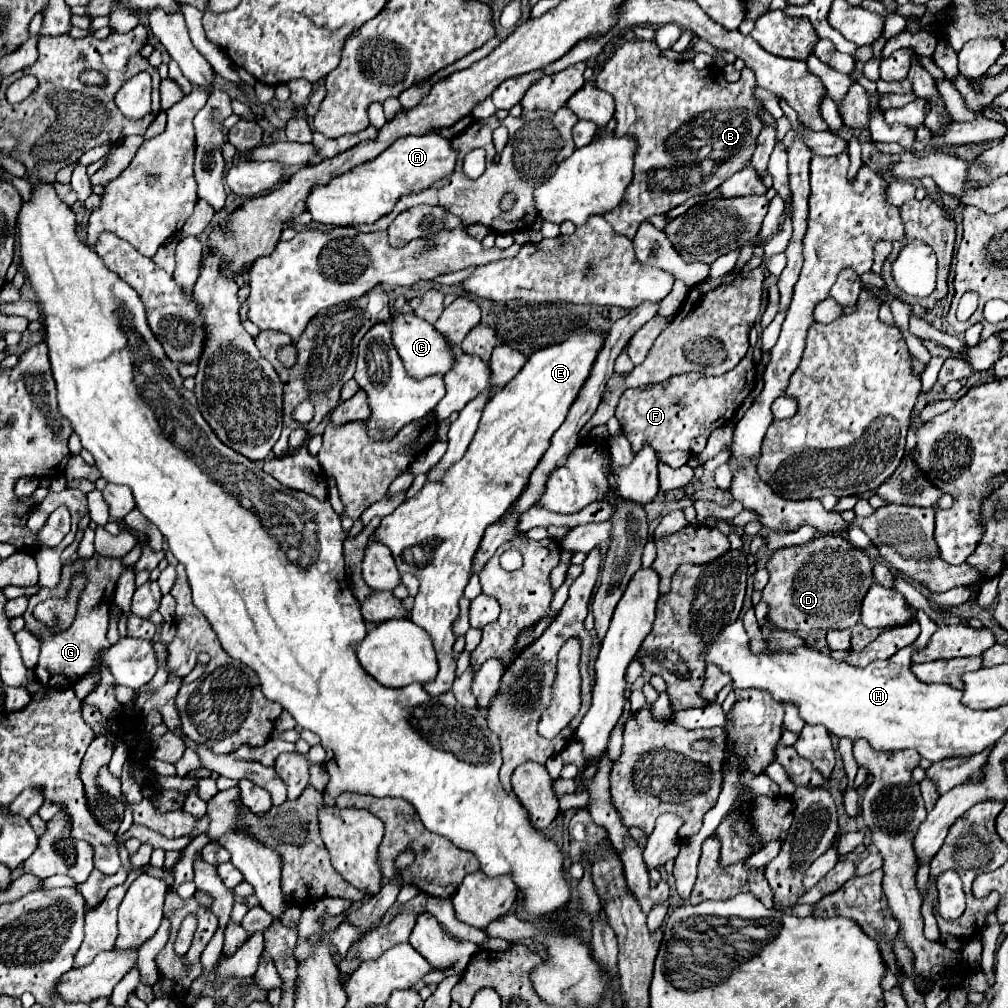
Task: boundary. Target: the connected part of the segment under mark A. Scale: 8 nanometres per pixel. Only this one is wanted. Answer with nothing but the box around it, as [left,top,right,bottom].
[306,134,458,224]

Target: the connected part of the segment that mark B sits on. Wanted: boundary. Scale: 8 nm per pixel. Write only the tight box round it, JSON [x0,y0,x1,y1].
[596,40,766,238]

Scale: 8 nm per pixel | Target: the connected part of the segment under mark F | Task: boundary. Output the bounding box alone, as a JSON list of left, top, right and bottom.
[614,356,756,454]

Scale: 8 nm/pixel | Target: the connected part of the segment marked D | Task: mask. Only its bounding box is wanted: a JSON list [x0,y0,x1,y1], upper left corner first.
[762,534,872,632]

